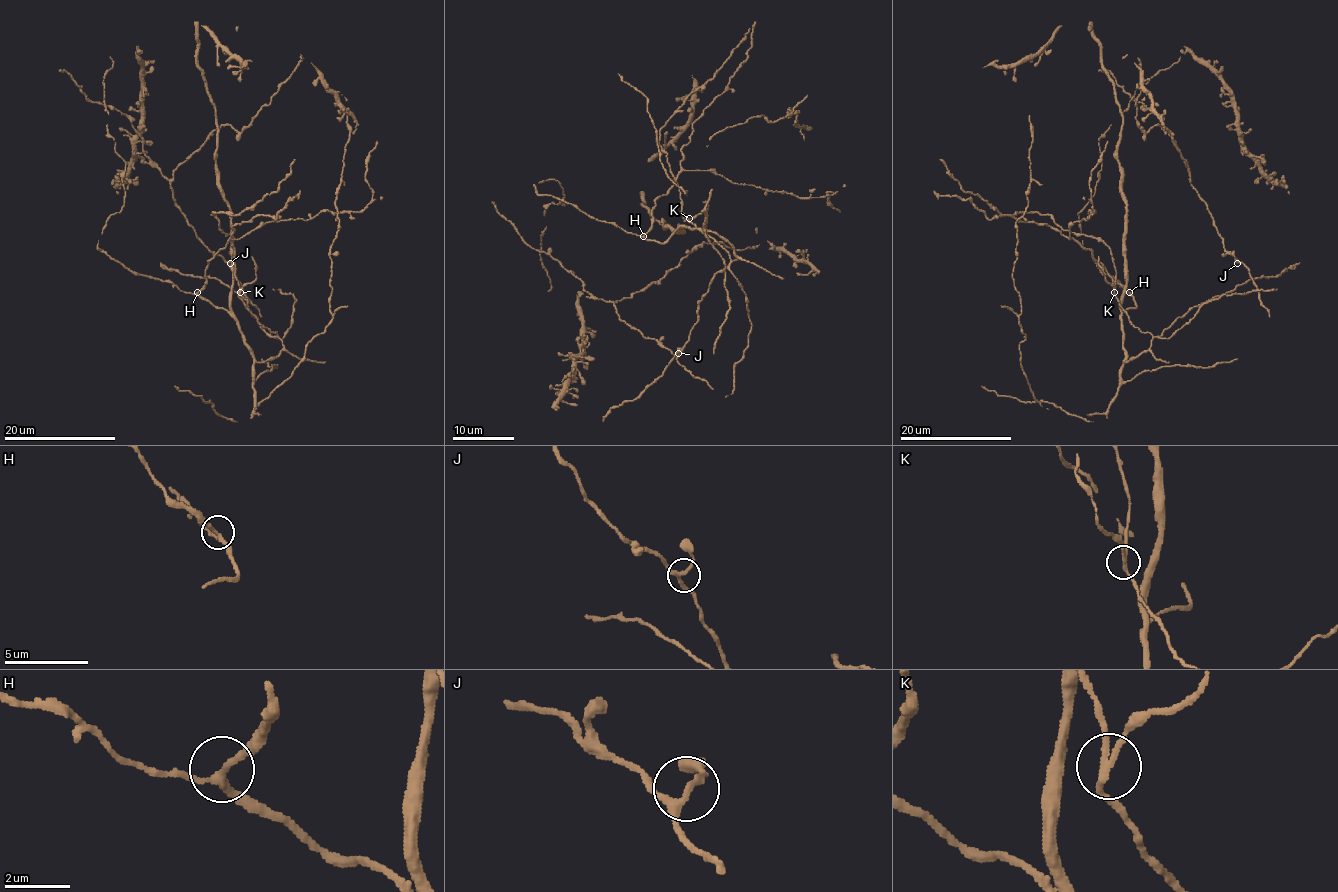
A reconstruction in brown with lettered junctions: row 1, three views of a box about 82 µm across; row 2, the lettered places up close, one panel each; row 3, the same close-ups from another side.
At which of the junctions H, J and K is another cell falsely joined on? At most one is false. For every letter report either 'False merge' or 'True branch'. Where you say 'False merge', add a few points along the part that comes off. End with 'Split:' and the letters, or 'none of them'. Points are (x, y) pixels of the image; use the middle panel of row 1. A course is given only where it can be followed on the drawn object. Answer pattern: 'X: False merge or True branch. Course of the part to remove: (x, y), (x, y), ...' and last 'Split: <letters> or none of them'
H: True branch
J: True branch
K: False merge. Course of the part to remove: (689, 219), (707, 208), (703, 202)
Split: K

